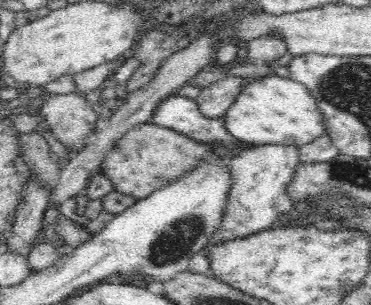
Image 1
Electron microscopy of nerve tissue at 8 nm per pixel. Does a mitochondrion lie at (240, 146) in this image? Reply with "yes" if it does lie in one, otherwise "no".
no

